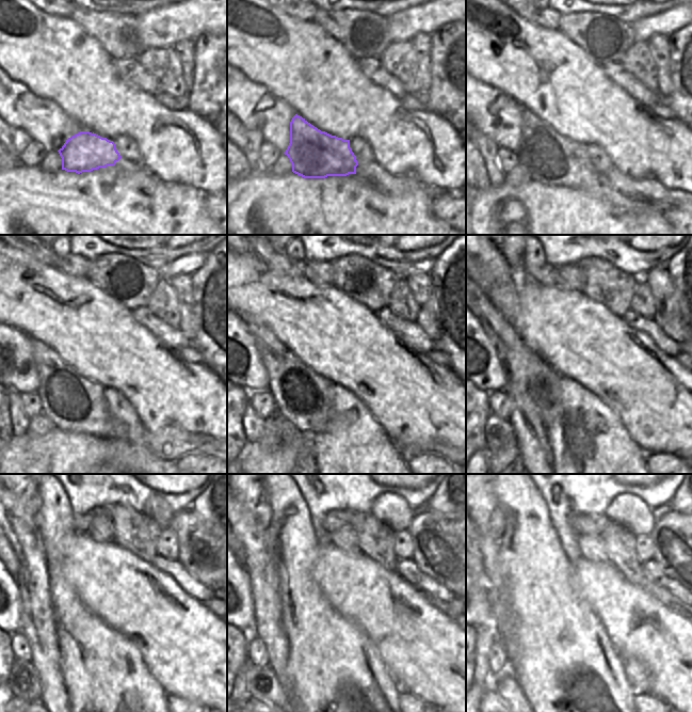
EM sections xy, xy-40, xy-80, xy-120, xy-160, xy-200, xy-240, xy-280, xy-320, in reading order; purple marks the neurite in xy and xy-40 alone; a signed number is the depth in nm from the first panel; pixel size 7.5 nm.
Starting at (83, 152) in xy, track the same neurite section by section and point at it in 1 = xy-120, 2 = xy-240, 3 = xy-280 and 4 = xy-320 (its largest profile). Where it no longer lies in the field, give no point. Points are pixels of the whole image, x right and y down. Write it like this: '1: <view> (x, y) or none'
1: xy-120 (75, 404)
2: xy-240 (37, 620)
3: xy-280 (260, 565)
4: xy-320 (502, 615)

